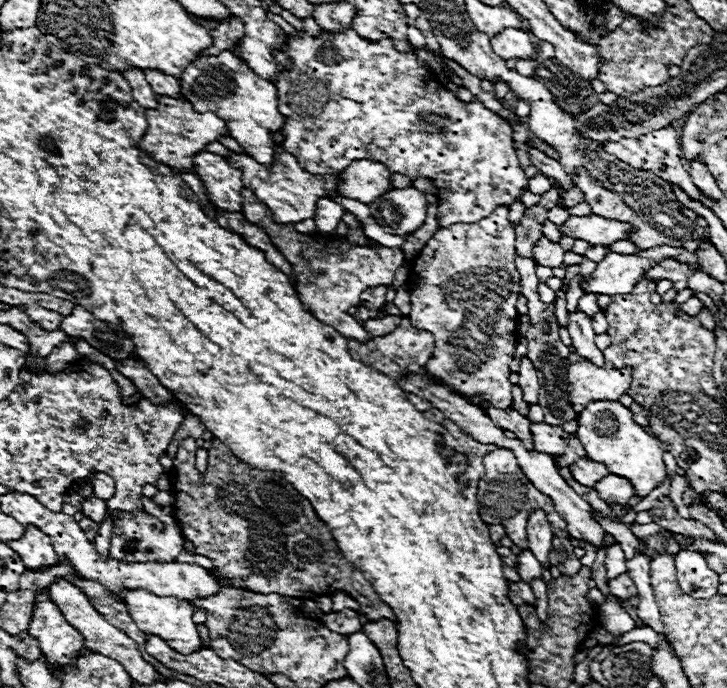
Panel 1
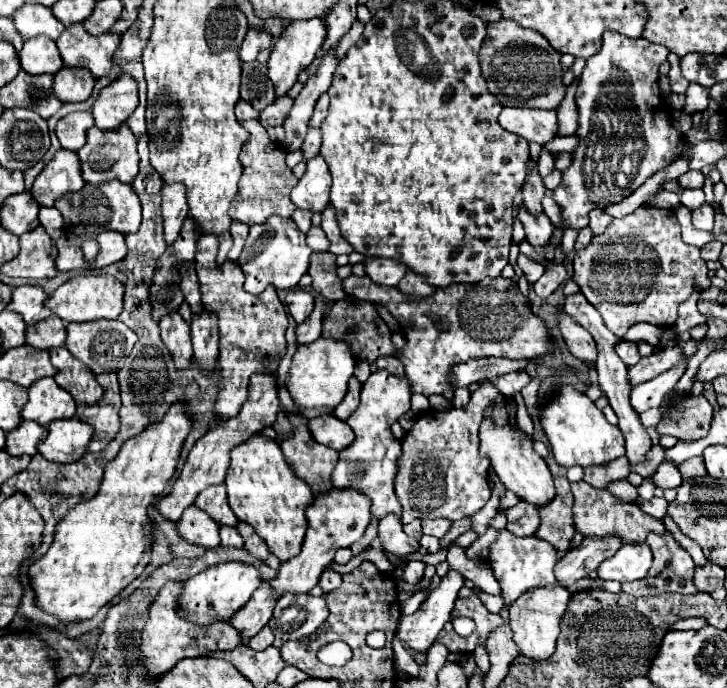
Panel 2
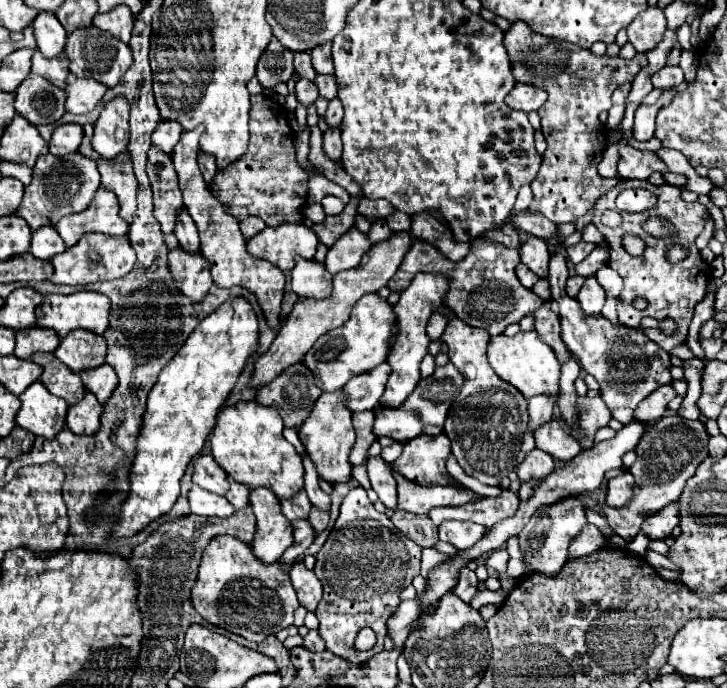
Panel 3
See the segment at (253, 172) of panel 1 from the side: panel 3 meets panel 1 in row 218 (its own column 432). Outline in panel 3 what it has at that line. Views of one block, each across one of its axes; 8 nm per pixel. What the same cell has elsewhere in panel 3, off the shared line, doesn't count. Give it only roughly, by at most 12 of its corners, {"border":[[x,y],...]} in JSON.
{"border":[[420,274],[394,306],[398,336],[380,404],[398,408],[420,380],[426,322],[444,280]]}

